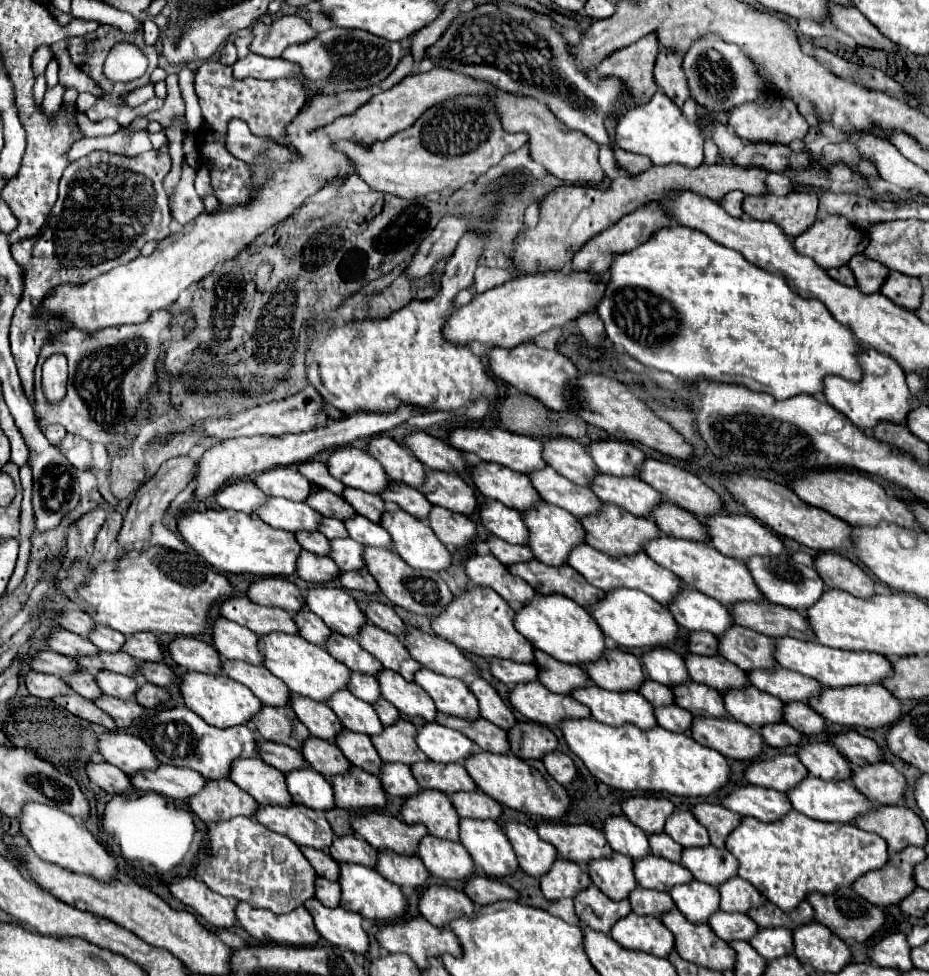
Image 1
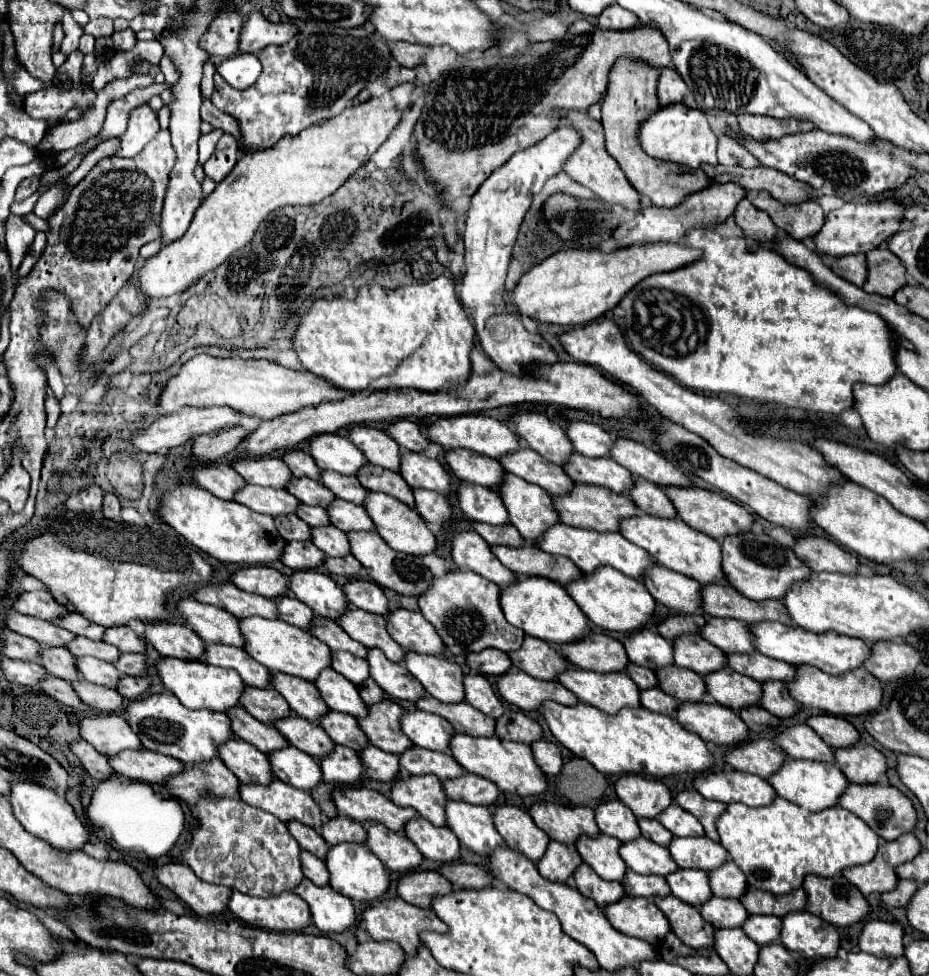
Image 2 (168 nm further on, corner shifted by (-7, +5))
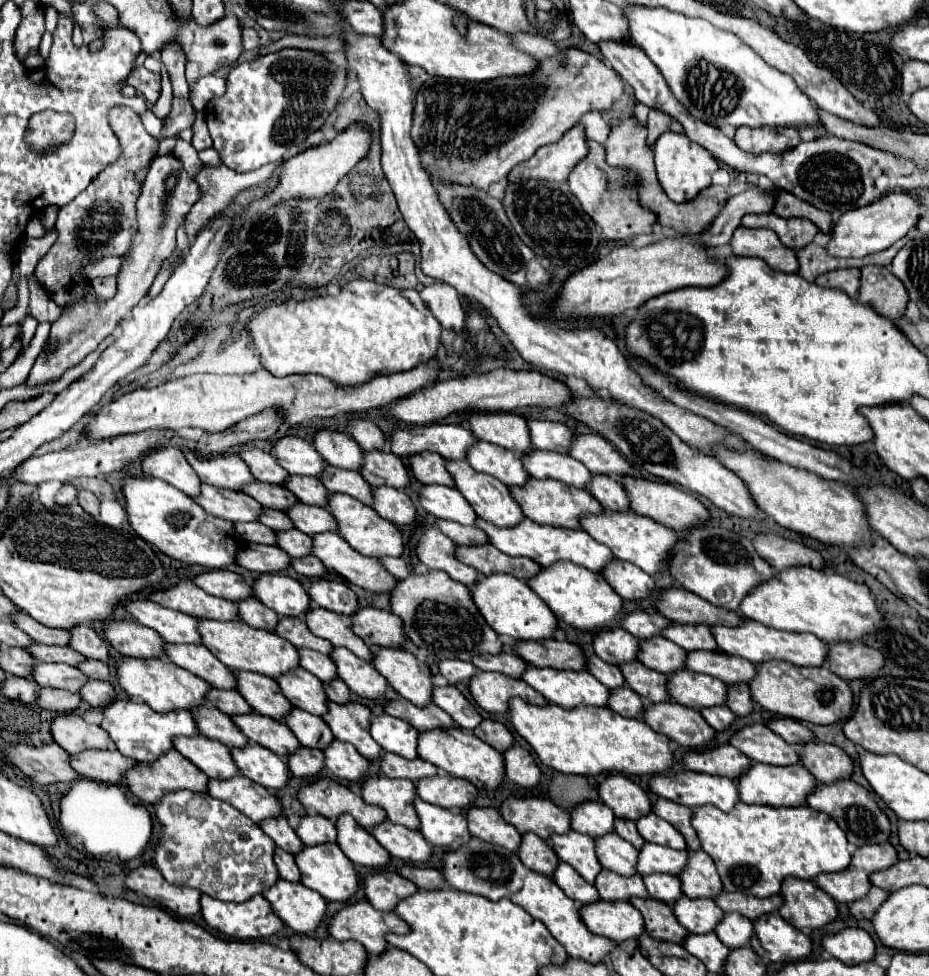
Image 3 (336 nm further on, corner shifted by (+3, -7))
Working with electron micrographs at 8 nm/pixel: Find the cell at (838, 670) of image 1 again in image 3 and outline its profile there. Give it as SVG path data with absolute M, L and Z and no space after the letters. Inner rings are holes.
M745 621L745 625L737 627L711 627L713 635L717 637L717 645L723 653L735 655L741 659L747 659L751 663L765 663L765 661L787 661L797 667L823 667L827 663L829 645L819 641L819 637L813 637L811 633L789 633L789 631L777 631L773 627L765 627L755 621Z

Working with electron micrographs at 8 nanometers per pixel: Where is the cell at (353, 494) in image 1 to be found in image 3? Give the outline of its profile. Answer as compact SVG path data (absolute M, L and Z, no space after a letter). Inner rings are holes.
M291 475L289 481L285 481L285 487L291 493L295 493L301 503L319 505L319 507L325 507L329 503L329 495L331 493L315 477L297 477L297 475Z

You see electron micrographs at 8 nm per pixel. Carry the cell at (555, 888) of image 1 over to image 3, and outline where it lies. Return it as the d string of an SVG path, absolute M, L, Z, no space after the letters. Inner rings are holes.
M535 833L523 835L523 843L519 847L519 859L523 865L535 873L553 877L555 869L559 867L559 859L547 841L541 841Z

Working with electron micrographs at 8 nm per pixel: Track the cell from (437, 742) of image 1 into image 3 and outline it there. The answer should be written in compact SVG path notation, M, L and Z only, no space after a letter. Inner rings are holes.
M379 715L371 721L371 735L383 747L383 751L397 753L405 759L417 759L419 731L407 721L399 721L391 715Z

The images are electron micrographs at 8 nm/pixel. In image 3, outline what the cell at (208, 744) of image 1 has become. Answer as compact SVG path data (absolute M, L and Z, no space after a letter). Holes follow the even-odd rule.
M121 699L109 703L103 709L101 727L111 735L113 743L125 757L131 757L131 759L143 761L143 763L153 763L153 761L157 761L157 757L165 755L167 751L173 751L175 737L199 735L199 727L189 711L181 709L181 713L157 713L157 711L149 709L149 705L145 705L145 703L121 701Z

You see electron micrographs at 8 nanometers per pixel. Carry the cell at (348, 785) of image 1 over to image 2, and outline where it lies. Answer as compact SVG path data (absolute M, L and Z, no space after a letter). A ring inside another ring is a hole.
M337 745L327 757L319 759L323 781L333 785L355 785L363 777L363 765L353 749Z

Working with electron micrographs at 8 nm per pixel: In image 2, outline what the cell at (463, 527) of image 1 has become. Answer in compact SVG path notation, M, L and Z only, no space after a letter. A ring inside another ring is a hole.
M411 489L415 497L415 511L429 523L445 523L451 515L451 505L447 497L439 495L437 491L427 489Z

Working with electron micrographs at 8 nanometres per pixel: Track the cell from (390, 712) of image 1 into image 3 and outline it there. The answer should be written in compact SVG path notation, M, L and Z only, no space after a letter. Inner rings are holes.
M335 679L331 683L325 683L325 689L327 689L327 697L335 703L341 703L341 705L347 705L349 701L353 701L353 693L351 689L345 685L345 681L341 679Z

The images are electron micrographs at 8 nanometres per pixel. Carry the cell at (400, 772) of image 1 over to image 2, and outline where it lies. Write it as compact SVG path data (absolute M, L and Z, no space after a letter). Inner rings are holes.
M369 745L365 751L359 751L363 761L363 771L367 777L377 781L393 781L399 773L399 755L385 753L375 745Z

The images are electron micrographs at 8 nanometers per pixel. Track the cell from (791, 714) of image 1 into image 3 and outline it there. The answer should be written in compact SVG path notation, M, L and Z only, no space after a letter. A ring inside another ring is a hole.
M733 685L729 687L729 697L727 697L727 705L731 711L735 711L737 717L747 717L753 713L755 701L749 693L749 685Z

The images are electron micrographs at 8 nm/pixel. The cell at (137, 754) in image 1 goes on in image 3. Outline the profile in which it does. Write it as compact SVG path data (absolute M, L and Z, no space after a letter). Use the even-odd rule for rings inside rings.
M69 713L53 721L51 733L55 743L59 743L67 753L77 755L85 749L113 749L113 741L105 729L87 723L81 715Z

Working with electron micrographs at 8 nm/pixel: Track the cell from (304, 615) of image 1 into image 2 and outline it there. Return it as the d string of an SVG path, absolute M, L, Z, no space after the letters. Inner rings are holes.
M291 595L275 597L273 601L275 601L275 605L277 605L279 619L283 619L285 623L295 625L295 627L309 629L309 623L311 623L311 619L315 617L315 613L313 613L305 603L301 603L299 599L295 599L295 597L291 597Z

